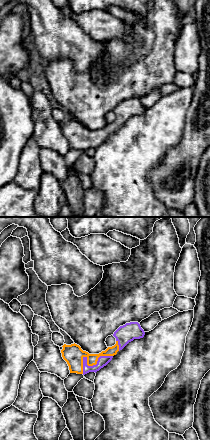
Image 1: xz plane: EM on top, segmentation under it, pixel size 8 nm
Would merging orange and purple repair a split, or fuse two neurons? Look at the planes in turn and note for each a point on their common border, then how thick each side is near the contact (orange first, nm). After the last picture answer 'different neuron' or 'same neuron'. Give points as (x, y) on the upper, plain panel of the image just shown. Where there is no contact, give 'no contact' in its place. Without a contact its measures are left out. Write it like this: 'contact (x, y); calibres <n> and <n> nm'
contact (89, 141); calibres 160 and 80 nm

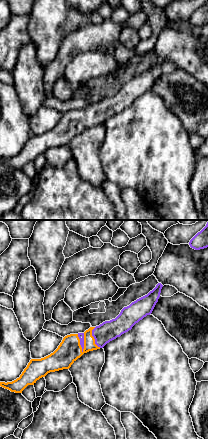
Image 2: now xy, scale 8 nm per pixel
contact (84, 119); calibres 190 and 50 nm

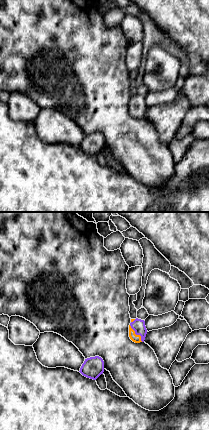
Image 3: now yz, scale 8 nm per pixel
contact (135, 110); calibres 70 and 110 nm

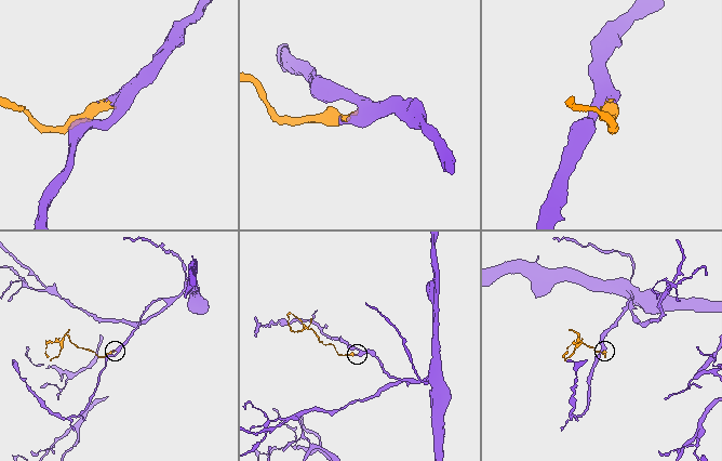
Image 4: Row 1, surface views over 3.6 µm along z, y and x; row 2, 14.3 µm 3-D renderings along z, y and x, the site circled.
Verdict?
same neuron

